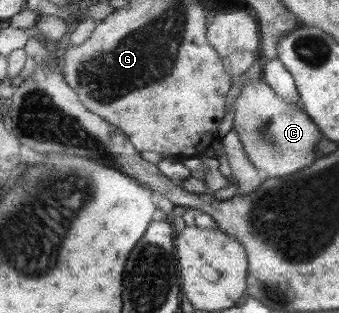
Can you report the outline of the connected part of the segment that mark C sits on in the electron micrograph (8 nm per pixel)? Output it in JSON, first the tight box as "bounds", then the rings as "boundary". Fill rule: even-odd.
{"bounds":[233,75,320,178],"boundary":[[[262,75],[251,79],[242,86],[240,95],[235,100],[233,128],[240,136],[240,142],[252,165],[263,170],[268,178],[288,176],[306,166],[310,166],[318,154],[316,144],[320,140],[320,130],[306,114],[303,107],[284,100],[265,81]]]}

